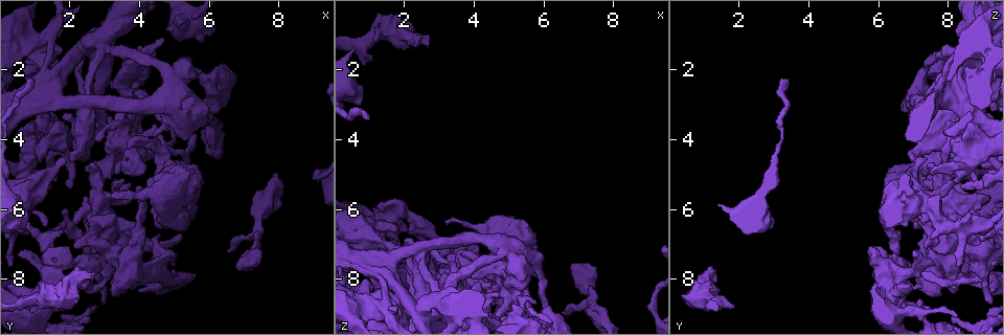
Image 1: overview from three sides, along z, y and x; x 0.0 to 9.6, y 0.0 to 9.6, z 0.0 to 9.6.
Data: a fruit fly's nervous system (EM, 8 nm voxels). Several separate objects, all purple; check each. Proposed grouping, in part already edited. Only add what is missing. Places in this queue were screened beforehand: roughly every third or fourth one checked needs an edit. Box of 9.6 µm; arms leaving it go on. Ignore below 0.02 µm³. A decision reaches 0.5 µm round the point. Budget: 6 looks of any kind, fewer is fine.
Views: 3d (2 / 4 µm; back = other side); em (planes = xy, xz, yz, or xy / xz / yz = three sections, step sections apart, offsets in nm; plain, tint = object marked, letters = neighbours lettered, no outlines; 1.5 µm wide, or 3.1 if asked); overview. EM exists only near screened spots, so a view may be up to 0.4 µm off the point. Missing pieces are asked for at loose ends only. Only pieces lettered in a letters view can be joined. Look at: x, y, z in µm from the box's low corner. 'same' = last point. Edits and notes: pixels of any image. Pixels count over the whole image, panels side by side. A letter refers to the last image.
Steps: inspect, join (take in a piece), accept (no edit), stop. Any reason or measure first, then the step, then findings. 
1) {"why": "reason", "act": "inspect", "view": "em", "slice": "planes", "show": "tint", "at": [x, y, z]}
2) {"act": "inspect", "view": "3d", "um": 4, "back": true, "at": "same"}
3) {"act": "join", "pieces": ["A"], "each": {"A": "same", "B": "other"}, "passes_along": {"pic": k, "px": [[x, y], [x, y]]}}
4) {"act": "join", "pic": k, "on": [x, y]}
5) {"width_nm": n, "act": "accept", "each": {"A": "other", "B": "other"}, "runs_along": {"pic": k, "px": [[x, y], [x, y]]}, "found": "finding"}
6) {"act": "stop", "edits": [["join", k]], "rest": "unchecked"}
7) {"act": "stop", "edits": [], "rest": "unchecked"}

{"why": "branch stops here", "act": "inspect", "view": "3d", "um": 4, "at": [6.55, 7.30, 8.95]}

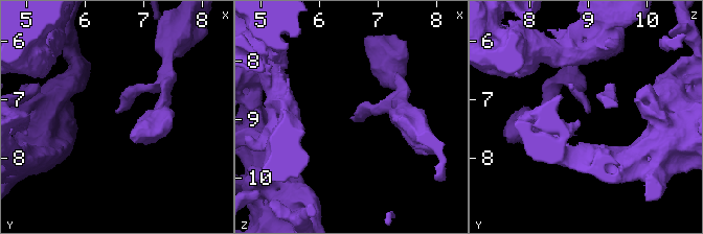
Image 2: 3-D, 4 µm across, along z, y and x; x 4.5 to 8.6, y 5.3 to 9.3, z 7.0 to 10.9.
{"why": "shape alone is not enough", "act": "inspect", "view": "em", "slice": "yz", "step": 8, "show": "plain", "at": [6.60, 7.25, 9.00]}

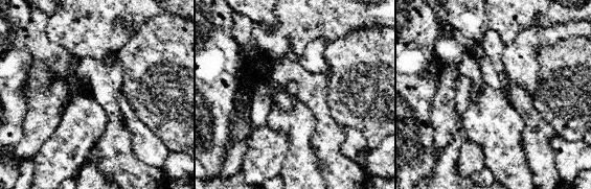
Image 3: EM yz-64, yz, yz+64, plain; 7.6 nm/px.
{"act": "inspect", "view": "em", "slice": "yz", "step": 8, "show": "letters", "at": "same"}

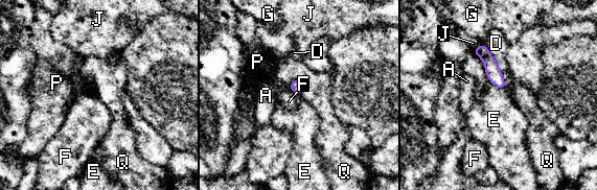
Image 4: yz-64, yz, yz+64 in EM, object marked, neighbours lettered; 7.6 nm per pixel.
{"act": "accept", "each": {"A": "other", "D": "other", "E": "other", "F": "other", "G": "other", "J": "other", "P": "other", "Q": "other"}, "found": "none of them fits"}

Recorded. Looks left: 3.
{"why": "branch stops here", "act": "inspect", "view": "em", "slice": "yz", "step": 4, "show": "tint", "at": [4.55, 6.75, 8.75]}

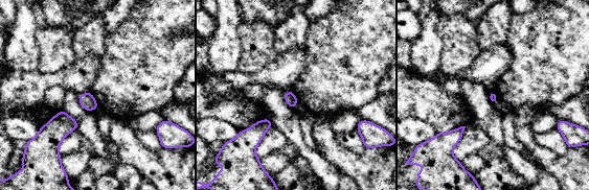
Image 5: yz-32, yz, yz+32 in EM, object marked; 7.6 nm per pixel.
{"act": "inspect", "view": "em", "slice": "yz", "step": 4, "show": "letters", "at": "same"}

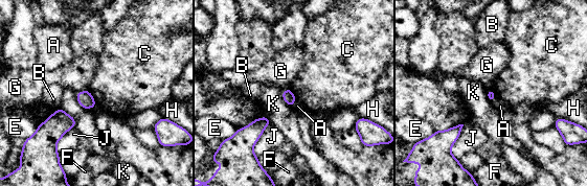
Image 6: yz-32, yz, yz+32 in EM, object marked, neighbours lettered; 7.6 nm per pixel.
{"longest_contact_nm": ["J", 280], "act": "accept", "each": {"A": "other", "B": "other", "C": "other", "E": "other", "F": "other", "G": "other", "H": "other", "J": "other", "K": "other"}, "border": {"pic": 6, "px": [[88, 90], [96, 105]]}, "found": "none of them fits"}

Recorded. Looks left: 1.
{"act": "stop", "edits": [], "rest": "unchecked"}

